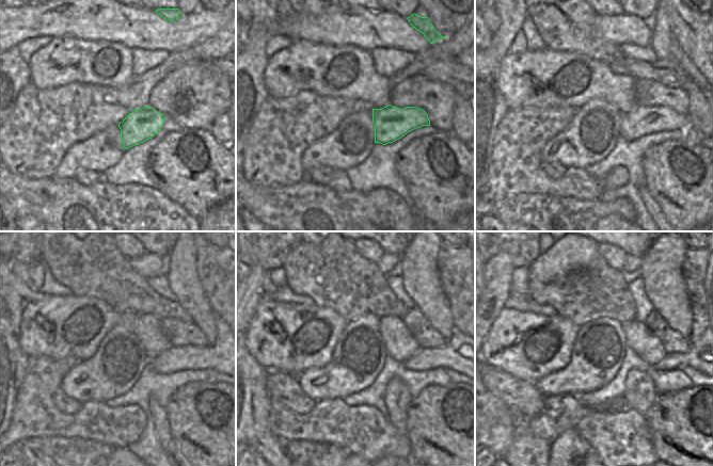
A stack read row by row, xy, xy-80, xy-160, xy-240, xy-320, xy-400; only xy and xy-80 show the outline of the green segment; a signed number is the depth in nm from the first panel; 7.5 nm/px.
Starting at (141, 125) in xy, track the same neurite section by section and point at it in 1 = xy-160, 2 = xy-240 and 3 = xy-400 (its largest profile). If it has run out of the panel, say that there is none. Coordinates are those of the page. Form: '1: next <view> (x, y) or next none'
1: next xy-160 (642, 121)
2: next xy-240 (176, 358)
3: next xy-400 (692, 357)

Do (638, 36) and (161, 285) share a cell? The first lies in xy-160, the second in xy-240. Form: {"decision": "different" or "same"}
{"decision": "different"}

